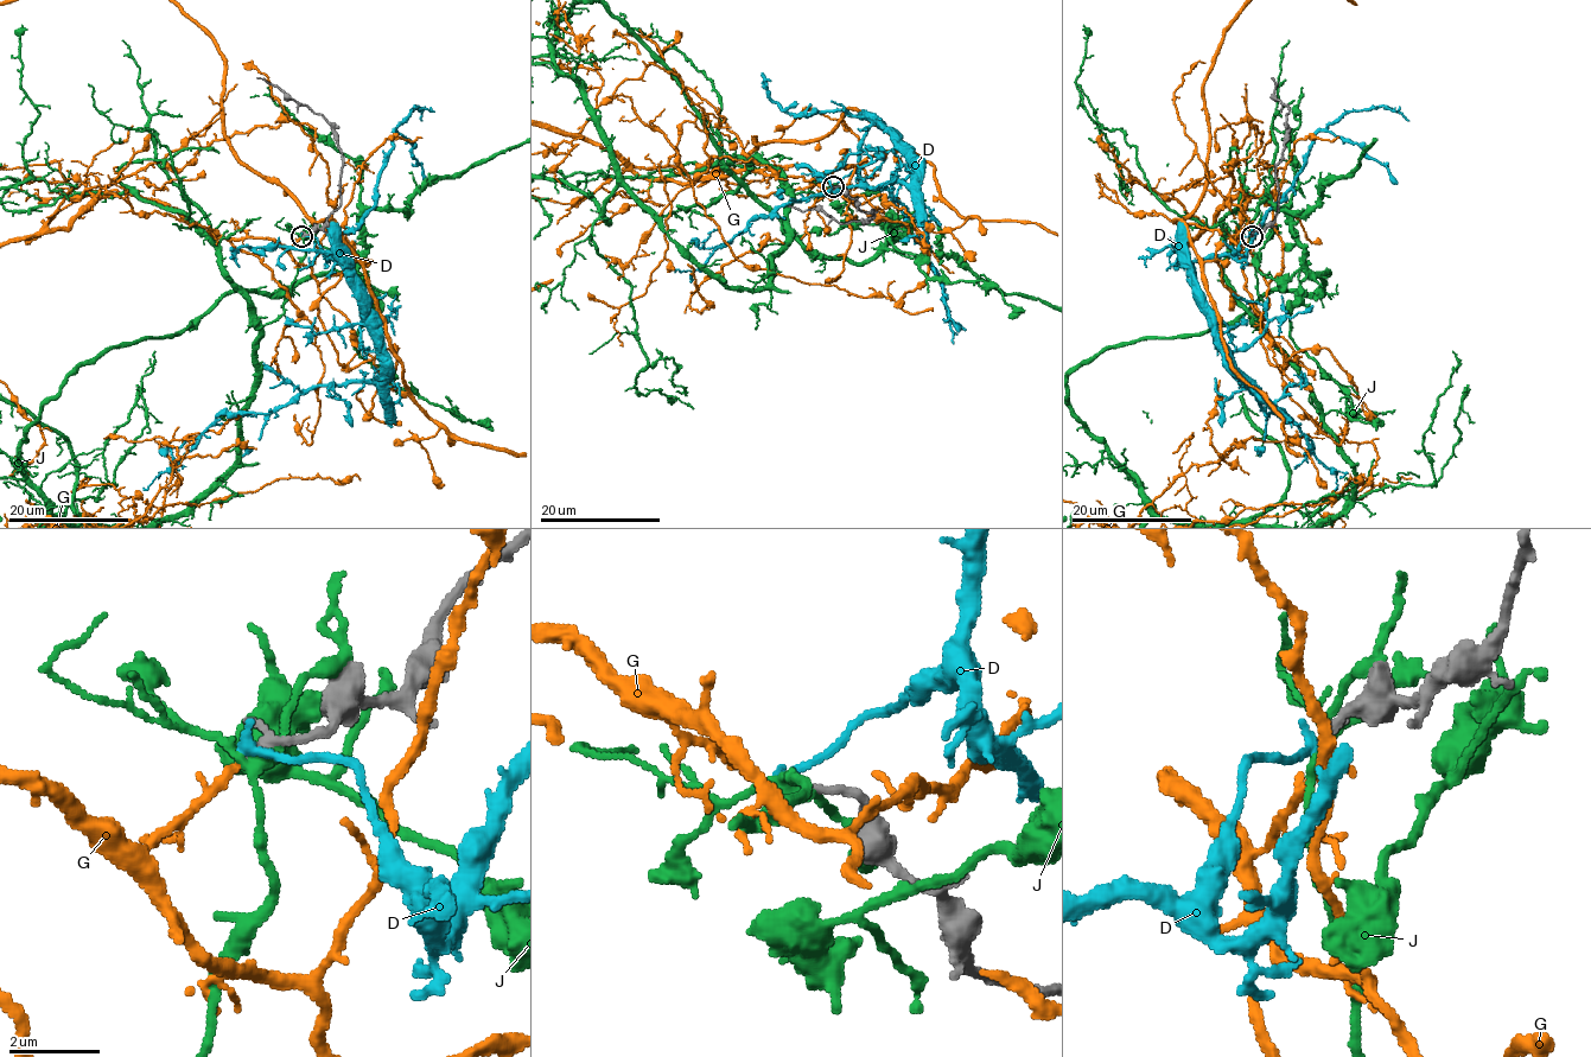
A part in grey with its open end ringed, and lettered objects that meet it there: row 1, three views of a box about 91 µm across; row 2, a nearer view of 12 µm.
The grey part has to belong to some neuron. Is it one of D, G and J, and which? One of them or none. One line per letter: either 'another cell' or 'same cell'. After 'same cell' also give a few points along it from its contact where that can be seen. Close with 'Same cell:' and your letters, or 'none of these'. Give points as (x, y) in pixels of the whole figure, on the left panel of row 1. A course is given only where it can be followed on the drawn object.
D: another cell
G: same cell
J: another cell
Same cell: G

